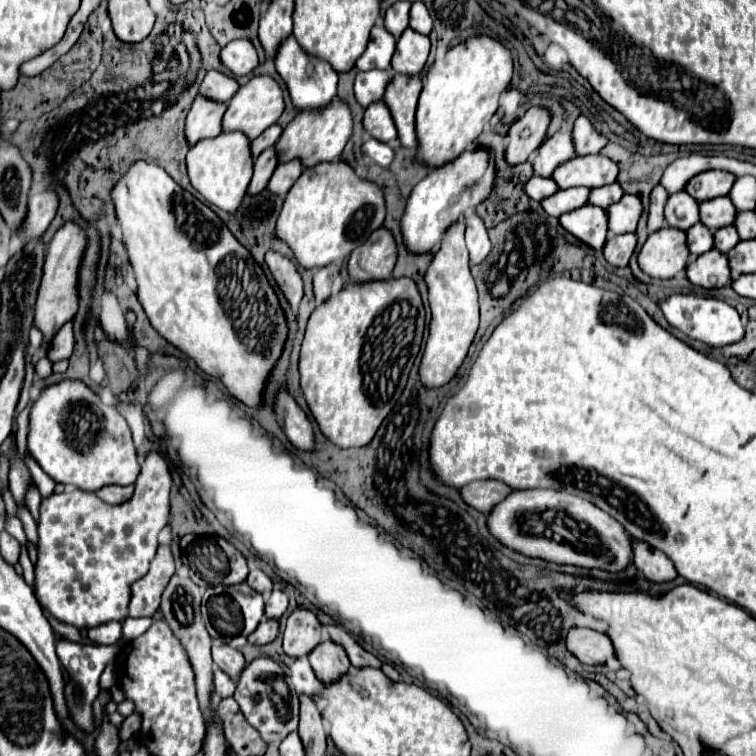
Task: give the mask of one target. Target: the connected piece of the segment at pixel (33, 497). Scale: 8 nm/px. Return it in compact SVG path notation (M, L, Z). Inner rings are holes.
M32 485L26 493L26 506L29 508L36 524L39 522L39 507L41 504L42 497L39 490L35 485Z

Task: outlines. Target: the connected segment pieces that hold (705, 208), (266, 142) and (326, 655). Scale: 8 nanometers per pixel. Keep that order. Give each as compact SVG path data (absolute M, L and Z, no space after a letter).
M716 197L712 201L700 203L702 223L712 231L732 225L736 221L736 213L738 213L738 209L730 201L730 197Z
M272 125L272 127L268 127L260 137L256 137L256 139L252 141L252 153L254 153L254 157L256 157L258 153L262 153L264 149L272 147L272 145L278 141L280 133L282 133L282 127L280 127L280 125Z
M324 641L324 645L320 645L320 649L316 649L316 651L312 651L308 655L308 659L310 659L310 665L312 665L318 681L322 681L324 685L336 683L350 669L350 659L348 659L346 651L332 641Z

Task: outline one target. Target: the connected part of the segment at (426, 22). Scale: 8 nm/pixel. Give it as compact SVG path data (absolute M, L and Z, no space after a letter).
M422 1L412 3L412 11L410 11L410 27L416 29L422 35L430 35L432 31L432 17L428 15L428 9Z

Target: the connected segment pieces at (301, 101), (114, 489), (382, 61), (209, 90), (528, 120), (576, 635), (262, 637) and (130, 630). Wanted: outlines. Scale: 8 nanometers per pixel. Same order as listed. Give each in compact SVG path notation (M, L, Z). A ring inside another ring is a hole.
M290 35L284 39L276 51L276 69L280 77L286 81L292 103L296 105L298 111L310 111L310 109L320 109L322 105L328 105L336 97L336 87L338 87L338 73L328 65L328 61L310 57L304 53L304 49L298 45L296 37ZM308 67L312 67L312 73L308 73Z
M108 485L108 487L102 487L100 491L96 491L96 495L110 503L110 505L120 505L120 503L126 503L134 493L134 485L128 485L128 487L120 487L120 485Z
M374 27L370 35L370 43L366 51L360 55L356 61L356 67L360 71L370 71L370 69L388 69L390 59L396 47L396 39L392 33L386 31L386 27Z
M210 69L202 81L200 93L204 93L206 97L212 97L216 101L230 101L234 97L234 93L238 91L238 81L218 69Z
M530 107L508 133L508 161L512 165L524 163L532 151L536 151L548 131L550 111L546 107Z
M572 629L566 639L568 651L572 651L580 663L586 665L606 665L608 661L616 661L616 651L608 635L594 629Z
M264 619L264 621L258 625L258 629L248 637L248 641L250 641L252 645L266 645L266 643L274 641L276 635L278 635L278 623L272 621L272 619Z
M128 617L128 619L124 619L124 627L122 627L124 641L122 643L128 643L128 641L140 637L150 625L152 625L150 617L144 617L144 619L132 619L132 617Z

